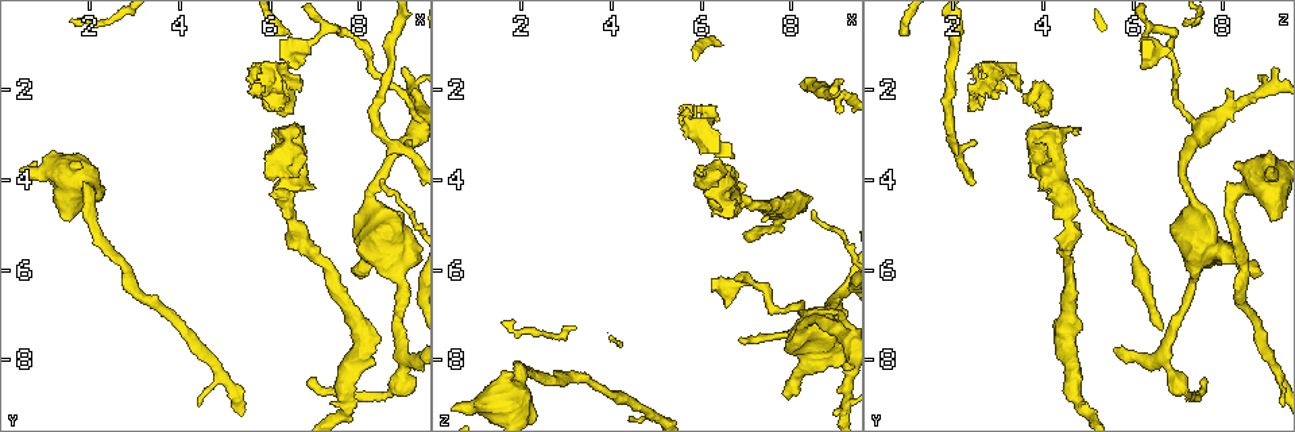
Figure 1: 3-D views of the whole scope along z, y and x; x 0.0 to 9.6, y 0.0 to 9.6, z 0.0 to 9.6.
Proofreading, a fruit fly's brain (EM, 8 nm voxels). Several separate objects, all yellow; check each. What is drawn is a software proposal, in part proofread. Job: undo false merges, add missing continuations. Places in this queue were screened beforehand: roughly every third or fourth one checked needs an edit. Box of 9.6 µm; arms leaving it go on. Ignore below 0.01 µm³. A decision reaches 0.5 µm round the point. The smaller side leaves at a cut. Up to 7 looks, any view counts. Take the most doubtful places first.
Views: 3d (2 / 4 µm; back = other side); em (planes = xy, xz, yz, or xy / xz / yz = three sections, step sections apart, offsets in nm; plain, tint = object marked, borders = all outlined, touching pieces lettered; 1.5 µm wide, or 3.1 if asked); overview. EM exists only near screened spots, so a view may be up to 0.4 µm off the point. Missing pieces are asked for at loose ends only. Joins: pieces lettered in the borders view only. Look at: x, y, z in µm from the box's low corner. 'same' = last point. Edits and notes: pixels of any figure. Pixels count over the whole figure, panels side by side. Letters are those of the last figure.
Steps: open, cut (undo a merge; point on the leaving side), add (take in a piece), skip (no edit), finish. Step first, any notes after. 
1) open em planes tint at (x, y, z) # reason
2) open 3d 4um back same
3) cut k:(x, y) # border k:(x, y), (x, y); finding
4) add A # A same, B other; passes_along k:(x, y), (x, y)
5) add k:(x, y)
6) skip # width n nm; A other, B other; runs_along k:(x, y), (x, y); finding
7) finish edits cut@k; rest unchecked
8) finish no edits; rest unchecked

open 3d 2um at (6.60, 1.60, 6.20) # an open end

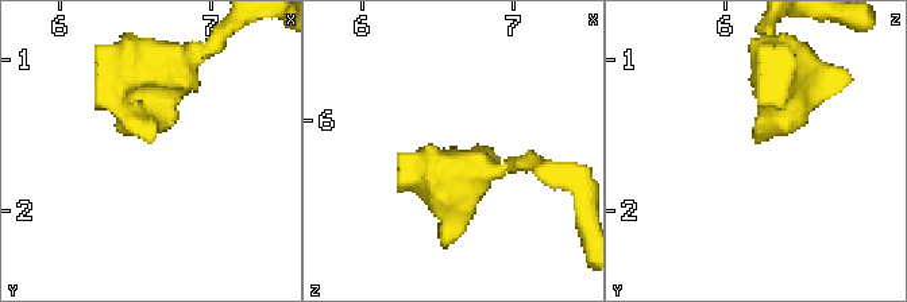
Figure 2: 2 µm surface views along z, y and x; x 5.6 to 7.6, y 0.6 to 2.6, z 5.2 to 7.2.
open em planes borders at (6.58, 1.58, 6.24) # need the tissue

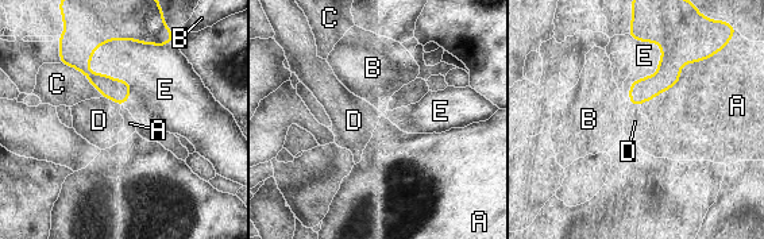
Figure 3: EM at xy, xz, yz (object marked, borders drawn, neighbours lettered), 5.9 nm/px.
skip # A other, B other, C other, D other, E other; runs_along 3:(161, 42), (107, 34), (62, 54); none of them fits

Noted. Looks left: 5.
open em planes borders at (9.15, 3.20, 2.55) # branch stops here

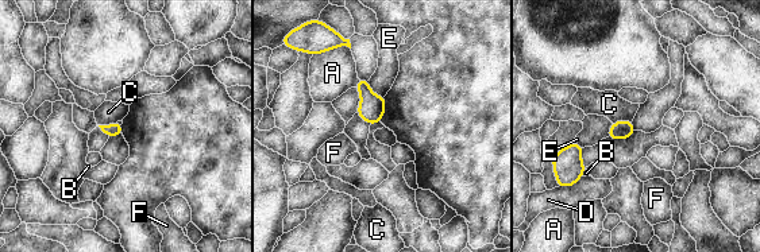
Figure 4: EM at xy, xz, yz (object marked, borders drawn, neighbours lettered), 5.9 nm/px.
skip # longest_contact E 140 nm; A other, B other, C other, D other, E other, F other; border 4:(631, 120), (616, 120), (612, 123); no lettered piece goes on from it

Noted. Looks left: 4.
open 3d 4um at (6.50, 5.00, 4.65) # sudden change in width

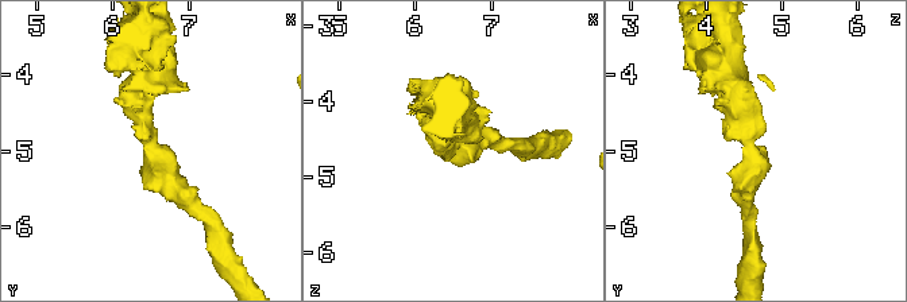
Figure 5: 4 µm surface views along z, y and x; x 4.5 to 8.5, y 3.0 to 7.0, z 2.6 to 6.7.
open em planes borders at (6.45, 5.05, 4.60) # arm_widths 260, 380 nm

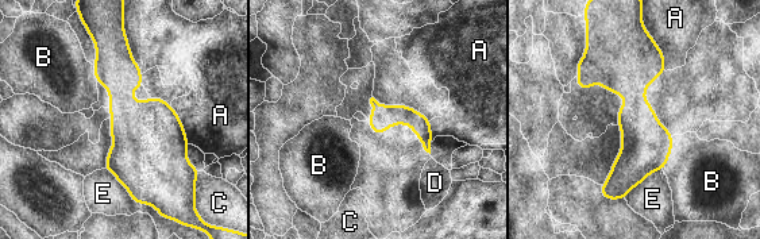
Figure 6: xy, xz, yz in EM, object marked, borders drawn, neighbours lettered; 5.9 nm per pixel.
skip # A other, B other, C other, D other, E other; continuous, no second cell

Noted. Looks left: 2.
finish no edits; rest unchecked

